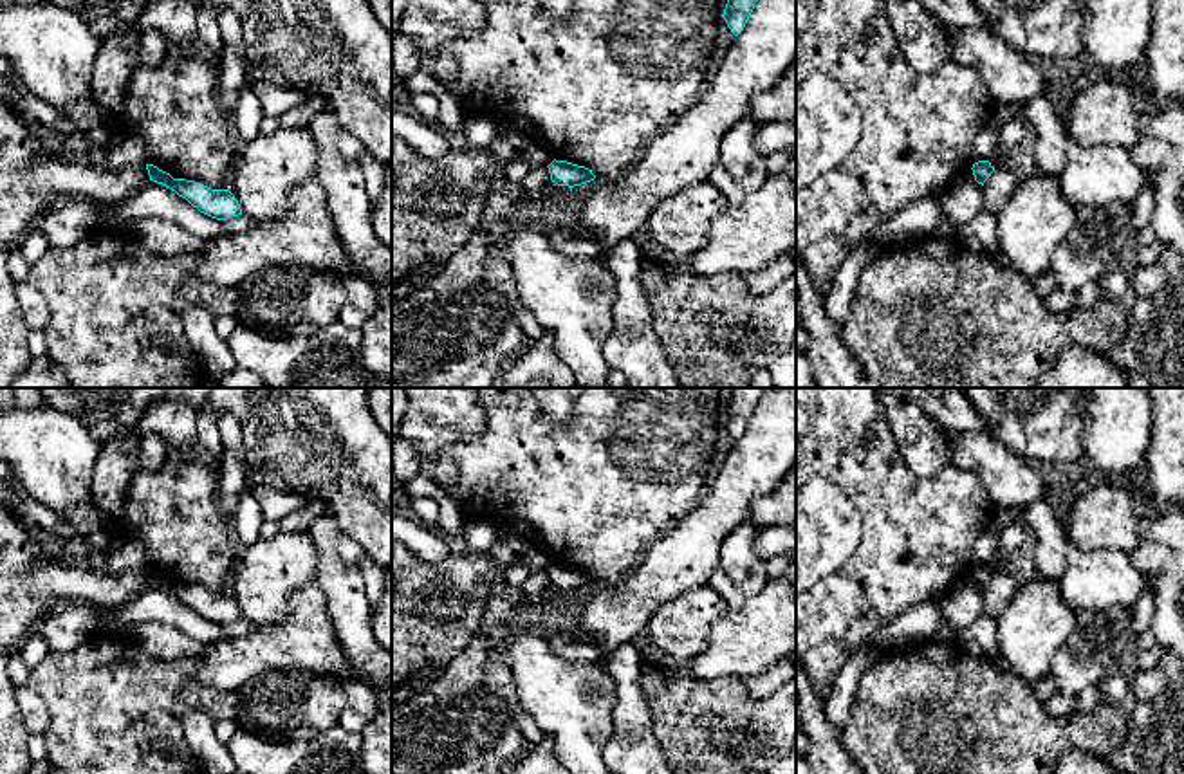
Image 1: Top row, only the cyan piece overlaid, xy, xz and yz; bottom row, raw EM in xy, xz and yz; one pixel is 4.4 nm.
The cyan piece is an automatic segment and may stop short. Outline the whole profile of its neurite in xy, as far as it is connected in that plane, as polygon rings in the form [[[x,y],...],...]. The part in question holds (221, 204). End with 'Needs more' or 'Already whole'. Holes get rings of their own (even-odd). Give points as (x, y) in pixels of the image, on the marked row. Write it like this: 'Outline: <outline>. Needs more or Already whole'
Outline: [[[146,164],[146,170],[150,180],[170,188],[211,218],[226,220],[242,215],[240,204],[229,189],[211,189],[195,180],[173,179],[153,164]]]. Already whole

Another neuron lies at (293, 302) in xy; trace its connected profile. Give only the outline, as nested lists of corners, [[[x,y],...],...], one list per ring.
[[[301,265],[256,272],[238,285],[238,325],[267,337],[303,339],[339,321],[343,278]]]

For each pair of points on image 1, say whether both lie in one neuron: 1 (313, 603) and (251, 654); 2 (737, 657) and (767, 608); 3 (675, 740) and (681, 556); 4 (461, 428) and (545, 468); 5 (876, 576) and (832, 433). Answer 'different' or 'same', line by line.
1: same
2: same
3: different
4: different
5: same

